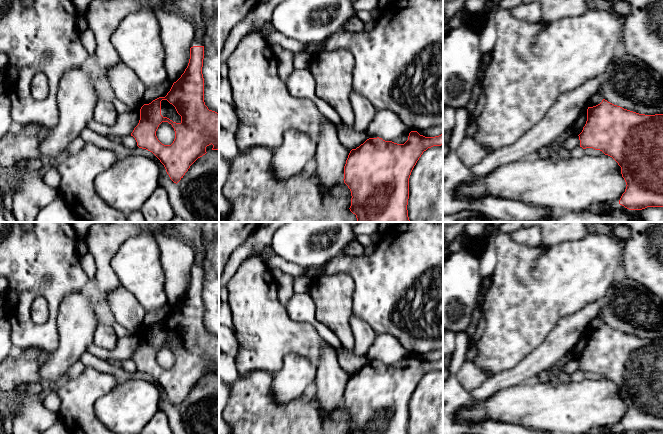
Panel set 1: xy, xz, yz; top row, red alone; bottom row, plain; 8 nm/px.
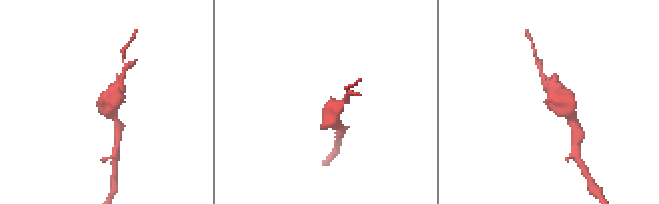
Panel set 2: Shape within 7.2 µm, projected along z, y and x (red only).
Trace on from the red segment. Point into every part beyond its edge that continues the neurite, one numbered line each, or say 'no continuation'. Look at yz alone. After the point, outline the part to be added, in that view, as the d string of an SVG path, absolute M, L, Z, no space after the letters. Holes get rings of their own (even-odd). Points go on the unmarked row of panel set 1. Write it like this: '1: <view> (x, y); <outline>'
no continuation

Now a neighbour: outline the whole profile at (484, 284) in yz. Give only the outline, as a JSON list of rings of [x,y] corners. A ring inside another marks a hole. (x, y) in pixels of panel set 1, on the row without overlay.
[[[492,276],[487,277],[484,280],[480,281],[480,289],[479,289],[480,294],[485,294],[486,295],[489,287],[490,287],[491,280],[492,280]]]

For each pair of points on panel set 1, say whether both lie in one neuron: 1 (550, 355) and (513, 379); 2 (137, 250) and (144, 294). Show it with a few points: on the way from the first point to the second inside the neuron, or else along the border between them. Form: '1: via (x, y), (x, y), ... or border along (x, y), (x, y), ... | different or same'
1: via (541, 359), (522, 372) | same
2: via (137, 261), (138, 268), (144, 278), (144, 283) | same

